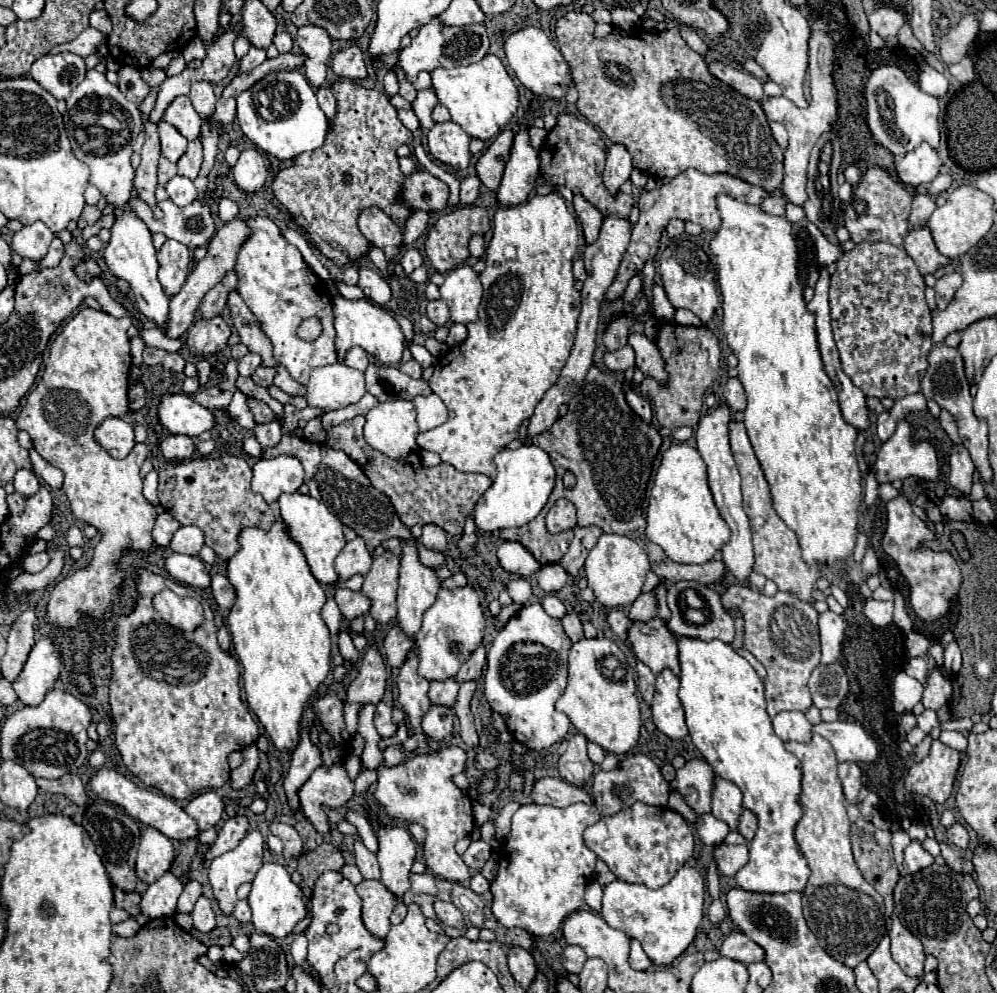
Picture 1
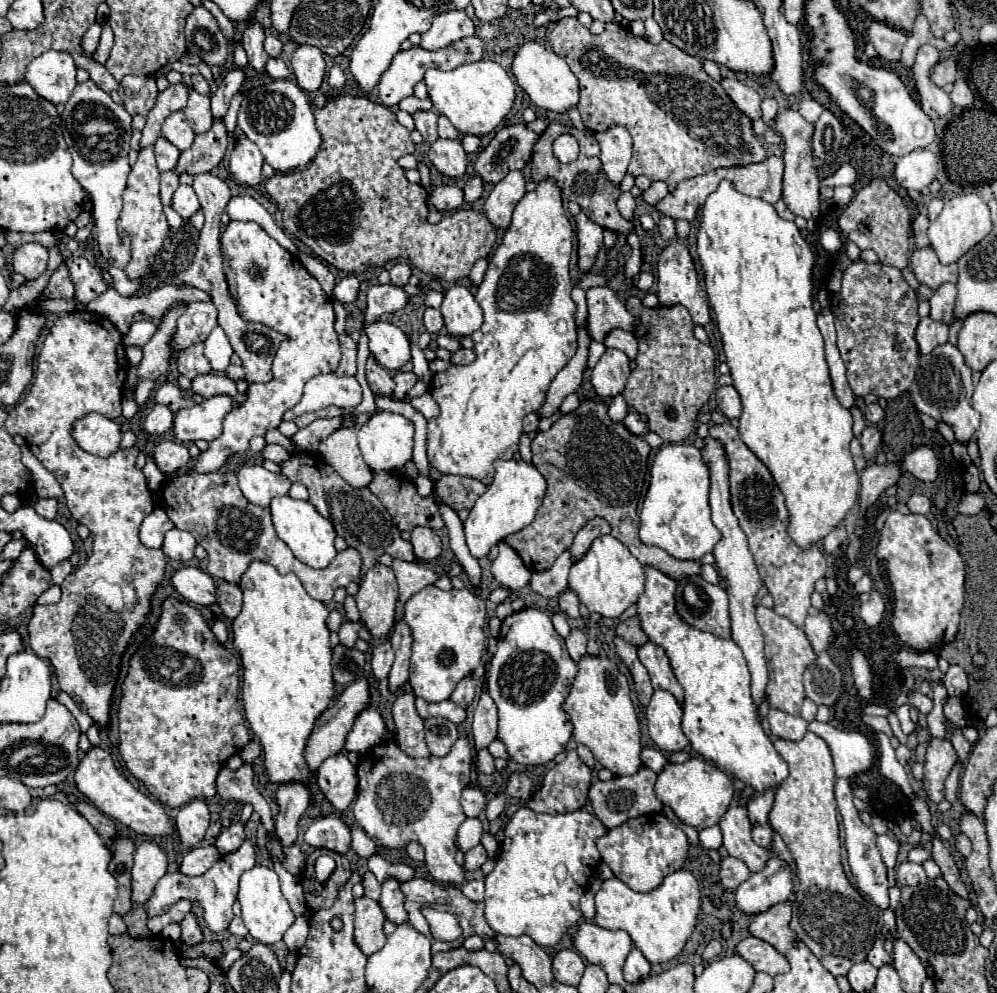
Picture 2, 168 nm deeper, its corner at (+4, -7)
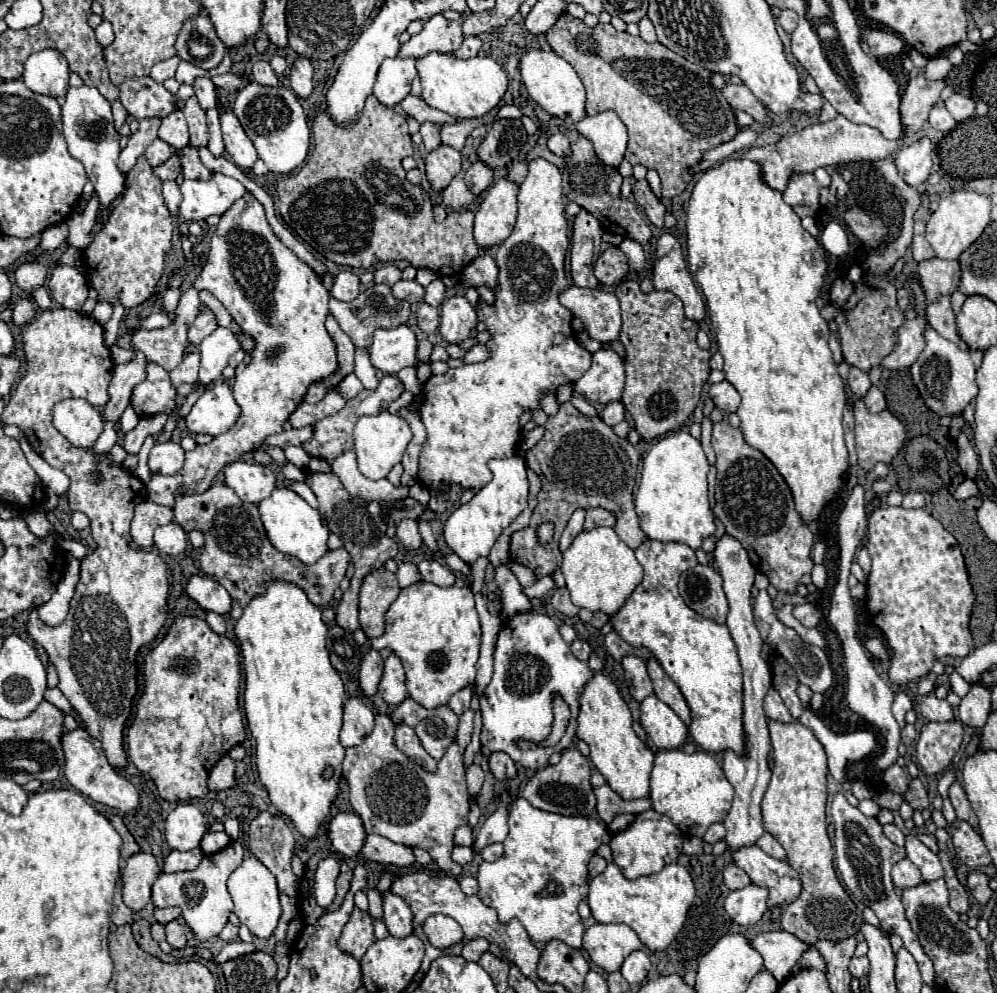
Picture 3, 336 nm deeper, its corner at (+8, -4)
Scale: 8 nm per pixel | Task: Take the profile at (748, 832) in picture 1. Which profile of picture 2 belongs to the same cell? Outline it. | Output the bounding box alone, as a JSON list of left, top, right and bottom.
[753,824,773,846]

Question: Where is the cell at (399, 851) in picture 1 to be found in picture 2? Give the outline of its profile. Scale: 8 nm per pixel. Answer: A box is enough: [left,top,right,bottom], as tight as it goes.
[379,878,409,924]

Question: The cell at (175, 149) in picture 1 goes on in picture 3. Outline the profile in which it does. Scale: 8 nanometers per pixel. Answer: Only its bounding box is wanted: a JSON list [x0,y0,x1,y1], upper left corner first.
[145,139,173,167]

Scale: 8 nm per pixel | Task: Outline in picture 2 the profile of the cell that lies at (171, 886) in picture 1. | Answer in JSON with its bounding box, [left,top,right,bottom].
[145,840,255,932]

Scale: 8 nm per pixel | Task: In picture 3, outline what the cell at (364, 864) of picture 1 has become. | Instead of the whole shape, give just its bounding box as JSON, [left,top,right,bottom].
[367,887,383,919]

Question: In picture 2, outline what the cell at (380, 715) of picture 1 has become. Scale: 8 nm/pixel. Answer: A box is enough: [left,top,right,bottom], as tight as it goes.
[345,708,385,754]

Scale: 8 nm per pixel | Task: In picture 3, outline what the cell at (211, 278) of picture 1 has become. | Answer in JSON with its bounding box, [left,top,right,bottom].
[103,351,149,421]

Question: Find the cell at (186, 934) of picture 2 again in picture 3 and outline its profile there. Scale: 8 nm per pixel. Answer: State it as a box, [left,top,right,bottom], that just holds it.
[165,921,187,949]

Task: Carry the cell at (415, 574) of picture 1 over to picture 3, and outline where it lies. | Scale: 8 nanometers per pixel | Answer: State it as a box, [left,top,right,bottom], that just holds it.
[379,655,407,705]

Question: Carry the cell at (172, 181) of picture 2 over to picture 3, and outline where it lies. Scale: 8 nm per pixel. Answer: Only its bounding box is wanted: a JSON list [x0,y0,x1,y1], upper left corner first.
[163,181,181,217]

